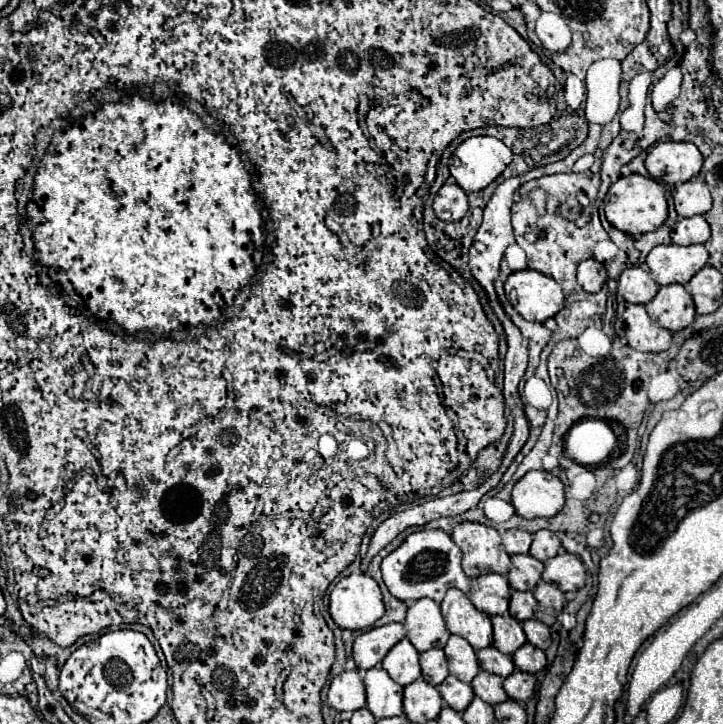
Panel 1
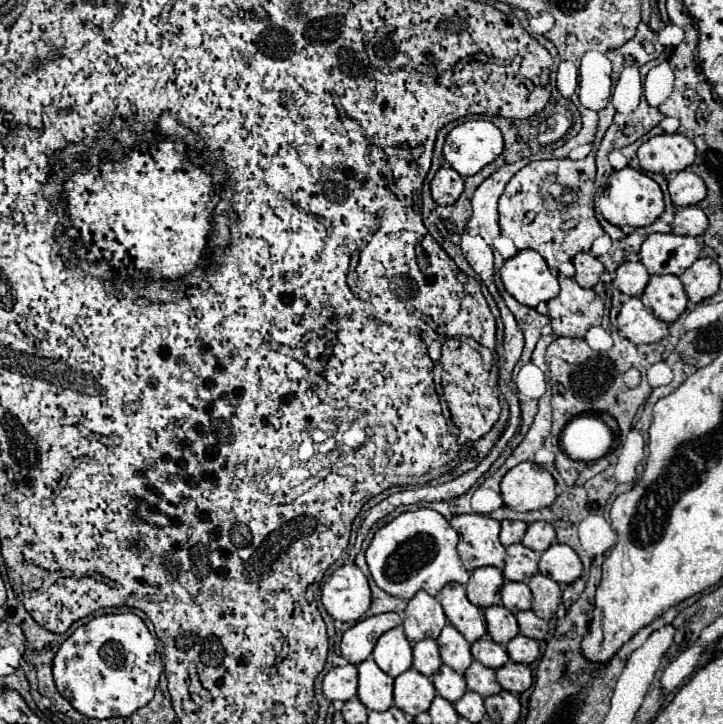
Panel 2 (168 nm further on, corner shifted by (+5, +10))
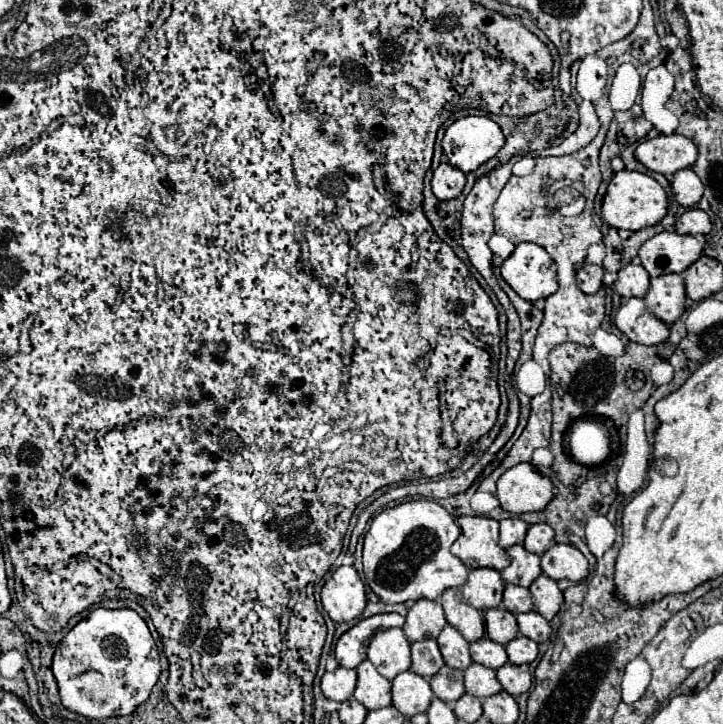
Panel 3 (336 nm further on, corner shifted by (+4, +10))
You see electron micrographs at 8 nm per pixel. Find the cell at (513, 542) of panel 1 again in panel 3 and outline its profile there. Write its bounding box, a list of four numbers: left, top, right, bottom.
[500,518,528,548]

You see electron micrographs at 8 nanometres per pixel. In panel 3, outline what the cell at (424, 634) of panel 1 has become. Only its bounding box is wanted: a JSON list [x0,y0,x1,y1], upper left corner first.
[402,598,446,642]

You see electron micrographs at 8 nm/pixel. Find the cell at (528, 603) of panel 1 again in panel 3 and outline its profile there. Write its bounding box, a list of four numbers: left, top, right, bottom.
[504,584,532,614]

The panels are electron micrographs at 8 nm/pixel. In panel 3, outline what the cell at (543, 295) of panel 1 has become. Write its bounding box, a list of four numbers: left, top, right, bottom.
[502,242,558,302]

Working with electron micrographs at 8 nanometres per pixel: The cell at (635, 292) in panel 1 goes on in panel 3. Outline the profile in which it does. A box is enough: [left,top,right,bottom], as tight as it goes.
[612,264,648,298]

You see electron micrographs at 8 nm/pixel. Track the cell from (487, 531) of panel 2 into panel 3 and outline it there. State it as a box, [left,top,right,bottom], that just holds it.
[452,516,508,570]

